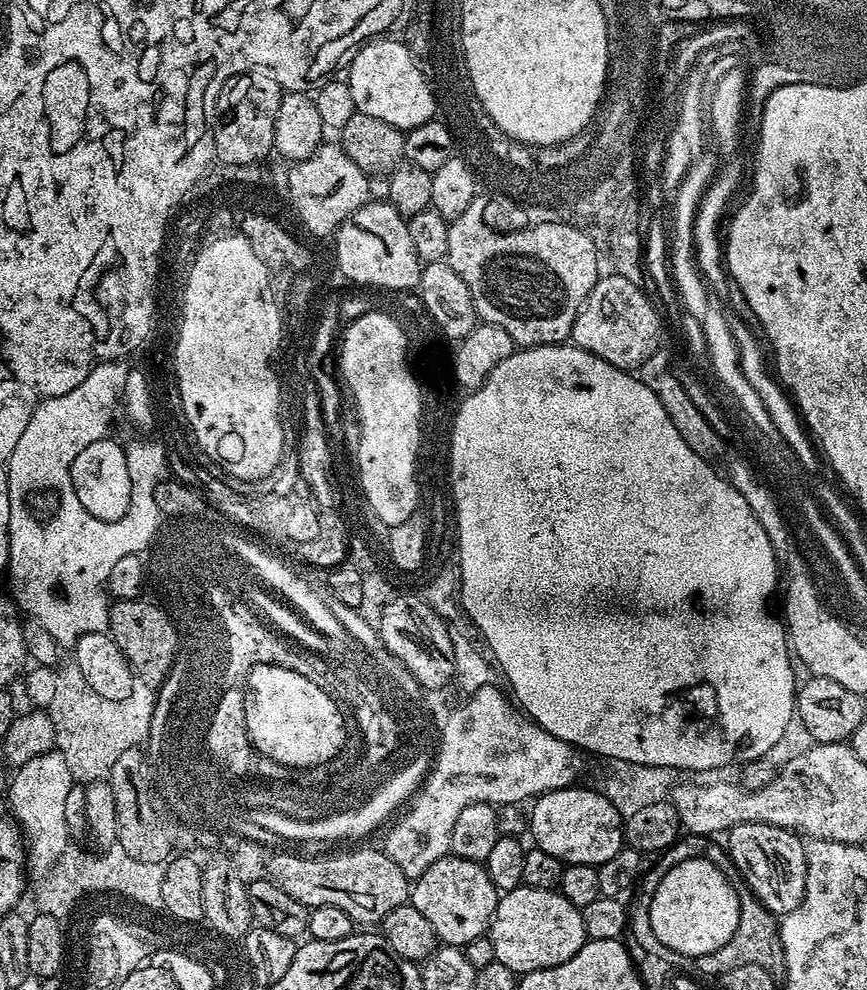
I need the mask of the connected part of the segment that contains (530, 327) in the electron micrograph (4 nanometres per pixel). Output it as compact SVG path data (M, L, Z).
M480 202L468 207L462 218L448 225L450 246L447 263L466 282L470 298L476 307L477 317L485 324L502 326L520 348L537 348L547 344L563 344L572 335L575 319L587 301L596 281L602 276L594 252L594 243L589 243L569 228L536 228L520 235L499 236L488 231L480 222L483 206Z

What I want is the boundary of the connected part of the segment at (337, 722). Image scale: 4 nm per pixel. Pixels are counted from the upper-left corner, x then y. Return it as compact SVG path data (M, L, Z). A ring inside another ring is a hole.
M258 665L246 679L245 710L246 730L253 746L266 759L295 770L328 766L344 751L345 732L340 718L340 704L332 700L325 691L294 670L278 665Z

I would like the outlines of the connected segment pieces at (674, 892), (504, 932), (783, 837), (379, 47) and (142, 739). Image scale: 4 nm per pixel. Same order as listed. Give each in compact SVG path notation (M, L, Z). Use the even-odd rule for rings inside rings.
M702 856L676 860L676 865L659 883L650 904L650 926L662 946L683 958L705 956L730 942L730 934L738 927L740 911L734 886Z
M525 888L503 893L497 899L496 913L486 933L494 942L496 963L517 974L546 970L574 958L586 943L584 914L575 908L558 890Z
M739 824L726 833L728 856L738 866L753 894L777 917L794 910L806 890L805 841L797 833L769 824Z
M399 39L369 40L353 56L356 57L348 68L346 79L357 112L370 114L370 118L378 118L381 122L390 122L390 126L401 130L422 126L437 115L434 94L426 78L422 78L422 70L414 66L410 50Z
M68 664L60 670L55 680L54 695L48 707L48 713L55 726L57 751L60 751L64 757L72 778L84 780L82 782L107 779L112 766L116 764L121 754L131 753L142 743L145 745L150 737L157 695L155 689L143 687L139 692L132 693L130 698L110 701L110 698L105 698L91 689L90 684L82 677L82 672L75 664Z

